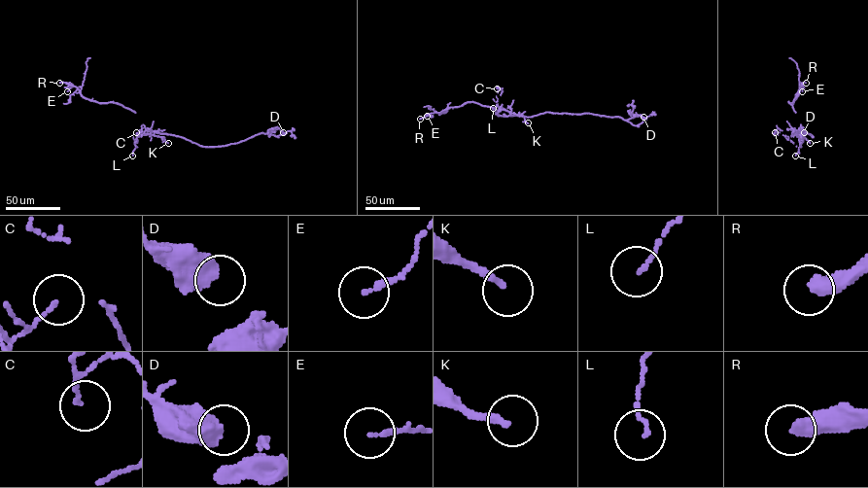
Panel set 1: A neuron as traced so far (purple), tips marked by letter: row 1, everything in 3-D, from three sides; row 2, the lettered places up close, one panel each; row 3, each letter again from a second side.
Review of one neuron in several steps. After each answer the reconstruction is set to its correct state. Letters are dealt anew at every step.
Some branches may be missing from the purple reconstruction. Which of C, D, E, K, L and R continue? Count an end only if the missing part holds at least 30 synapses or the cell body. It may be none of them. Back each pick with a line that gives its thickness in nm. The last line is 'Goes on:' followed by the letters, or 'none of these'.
K: Thickness 200 nm
R: Thickness 480 nm
Goes on: K, R

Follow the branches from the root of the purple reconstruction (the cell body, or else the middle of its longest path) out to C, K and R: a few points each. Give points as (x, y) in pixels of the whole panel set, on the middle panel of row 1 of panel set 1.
C: (526, 117), (498, 116), (502, 104), (496, 96), (500, 89), (497, 88)
K: (526, 117), (498, 114), (504, 110), (523, 116), (528, 122)
R: (526, 117), (506, 116), (496, 108), (468, 102), (420, 119)

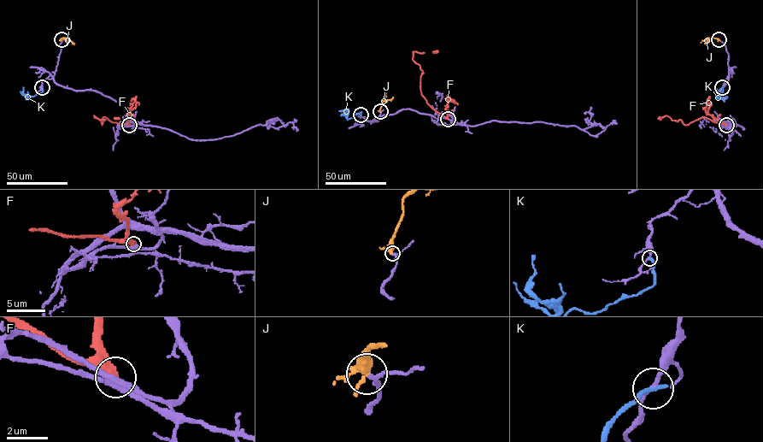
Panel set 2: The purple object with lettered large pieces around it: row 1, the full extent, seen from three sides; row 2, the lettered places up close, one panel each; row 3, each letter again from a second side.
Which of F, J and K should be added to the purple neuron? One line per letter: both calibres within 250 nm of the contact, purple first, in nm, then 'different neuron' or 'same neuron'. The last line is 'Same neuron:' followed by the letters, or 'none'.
F: 300 nm thick on the purple side, 500 nm on the other; different neuron
J: 190 nm thick on the purple side, 320 nm on the other; same neuron
K: 200 nm thick on the purple side, 260 nm on the other; different neuron
Same neuron: J

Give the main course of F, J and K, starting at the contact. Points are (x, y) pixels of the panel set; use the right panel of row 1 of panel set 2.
F: (726, 125), (702, 117), (687, 125), (666, 115), (660, 119)
J: (718, 39), (711, 38), (704, 43)
K: (722, 87), (719, 91), (726, 98), (718, 98), (718, 91)

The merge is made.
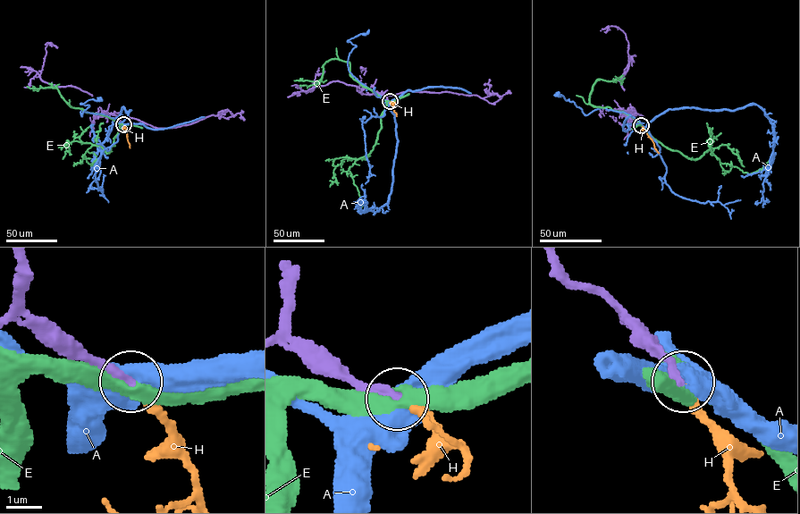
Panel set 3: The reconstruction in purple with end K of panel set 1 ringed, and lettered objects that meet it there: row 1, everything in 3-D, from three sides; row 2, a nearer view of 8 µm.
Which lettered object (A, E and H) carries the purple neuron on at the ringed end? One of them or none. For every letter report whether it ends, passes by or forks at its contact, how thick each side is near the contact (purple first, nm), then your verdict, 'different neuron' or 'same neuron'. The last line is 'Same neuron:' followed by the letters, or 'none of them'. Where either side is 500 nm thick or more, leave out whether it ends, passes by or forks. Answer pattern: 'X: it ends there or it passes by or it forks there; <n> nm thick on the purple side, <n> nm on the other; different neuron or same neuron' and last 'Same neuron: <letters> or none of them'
A: 240 nm thick on the purple side, 700 nm on the other; different neuron
E: it passes by; 280 nm thick on the purple side, 400 nm on the other; different neuron
H: it ends there; 200 nm thick on the purple side, 160 nm on the other; same neuron
Same neuron: H

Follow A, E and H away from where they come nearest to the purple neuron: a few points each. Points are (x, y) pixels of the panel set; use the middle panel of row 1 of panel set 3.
A: (390, 101), (397, 143), (390, 198), (373, 211), (366, 208), (367, 202), (357, 201), (365, 198)
E: (390, 101), (381, 115), (381, 130), (373, 149), (349, 168), (363, 202), (361, 208)
H: (390, 101), (396, 116)

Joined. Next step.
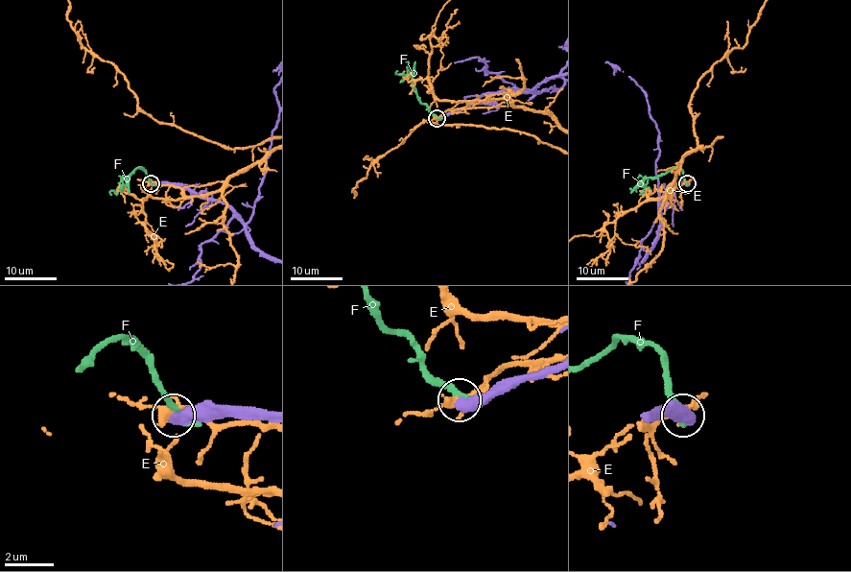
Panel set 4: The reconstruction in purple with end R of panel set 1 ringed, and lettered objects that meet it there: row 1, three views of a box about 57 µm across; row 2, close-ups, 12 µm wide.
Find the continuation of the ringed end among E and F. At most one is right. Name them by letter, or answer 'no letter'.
no letter

